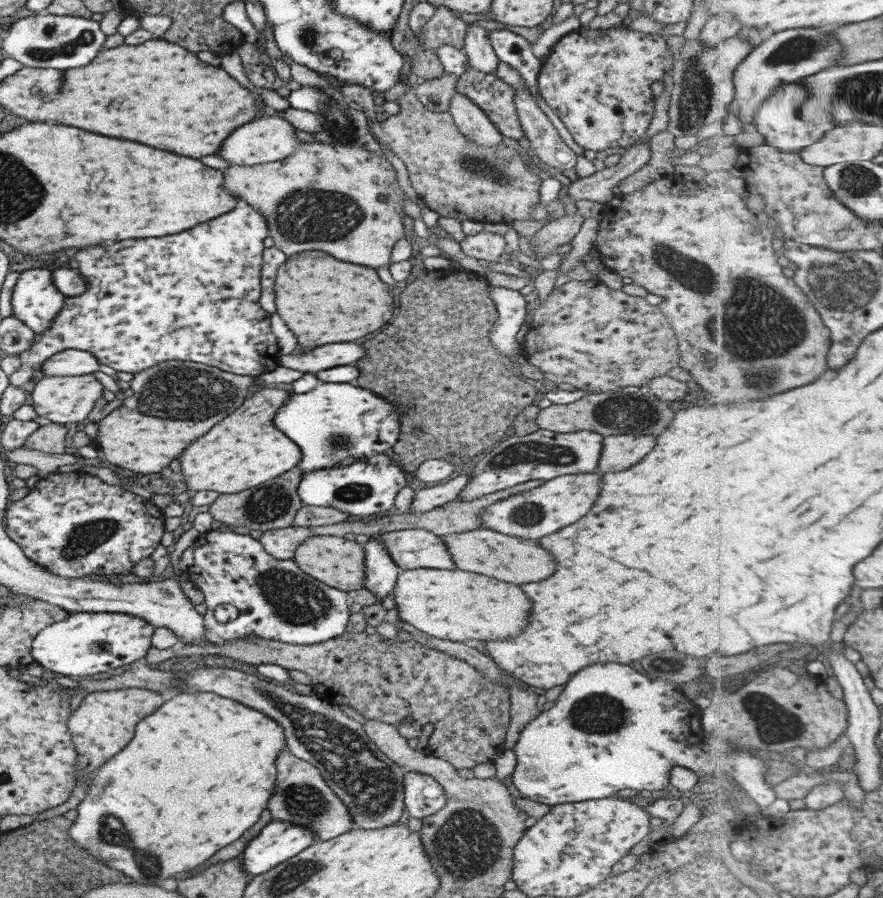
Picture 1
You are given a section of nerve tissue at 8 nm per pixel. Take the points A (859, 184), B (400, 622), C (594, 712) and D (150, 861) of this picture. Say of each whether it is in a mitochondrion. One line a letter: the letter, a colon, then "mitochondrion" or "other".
A: mitochondrion
B: other
C: mitochondrion
D: mitochondrion

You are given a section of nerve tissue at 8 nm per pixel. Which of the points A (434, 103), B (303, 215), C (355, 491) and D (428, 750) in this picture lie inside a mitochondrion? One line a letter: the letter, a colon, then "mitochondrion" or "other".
A: other
B: mitochondrion
C: mitochondrion
D: other

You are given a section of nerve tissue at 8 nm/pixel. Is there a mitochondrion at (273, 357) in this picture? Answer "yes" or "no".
no

